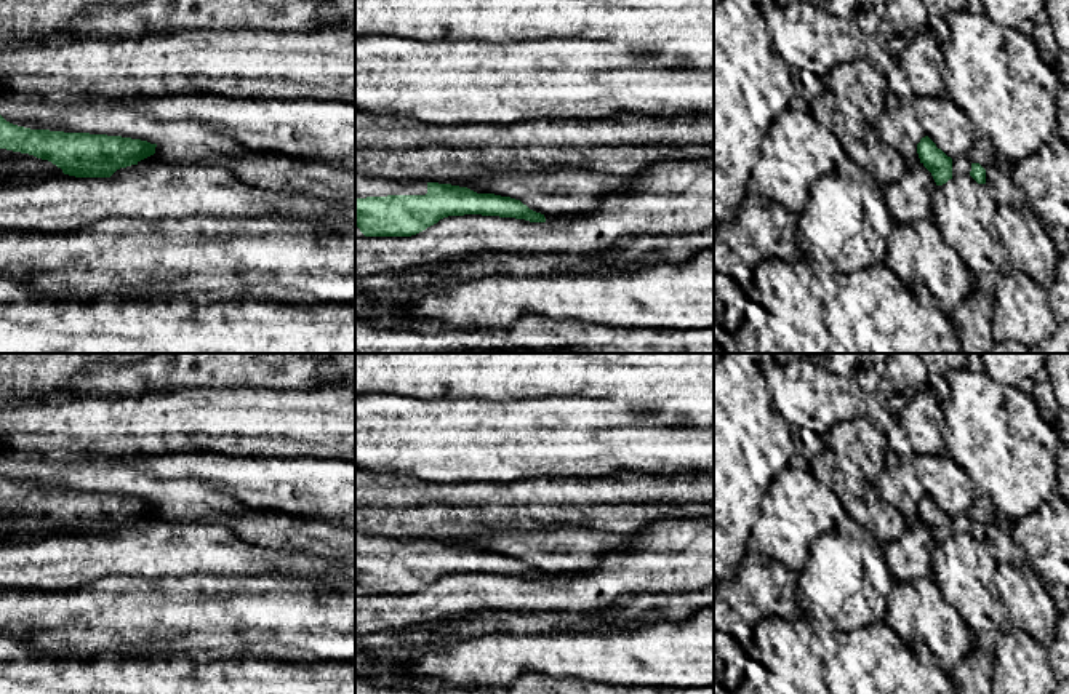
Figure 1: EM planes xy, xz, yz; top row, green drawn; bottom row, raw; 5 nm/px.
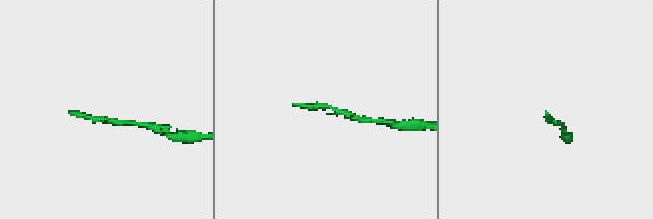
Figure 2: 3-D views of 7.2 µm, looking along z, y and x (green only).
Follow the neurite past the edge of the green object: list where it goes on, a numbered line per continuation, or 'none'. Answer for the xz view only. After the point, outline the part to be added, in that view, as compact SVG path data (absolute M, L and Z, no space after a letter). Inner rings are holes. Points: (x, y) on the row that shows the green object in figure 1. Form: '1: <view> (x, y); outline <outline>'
1: xz (365, 187); outline M355 174L355 198L426 193L426 181L389 181Z

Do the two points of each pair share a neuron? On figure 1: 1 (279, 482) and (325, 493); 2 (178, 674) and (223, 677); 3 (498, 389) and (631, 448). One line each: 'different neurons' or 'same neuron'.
1: same neuron
2: same neuron
3: different neurons

